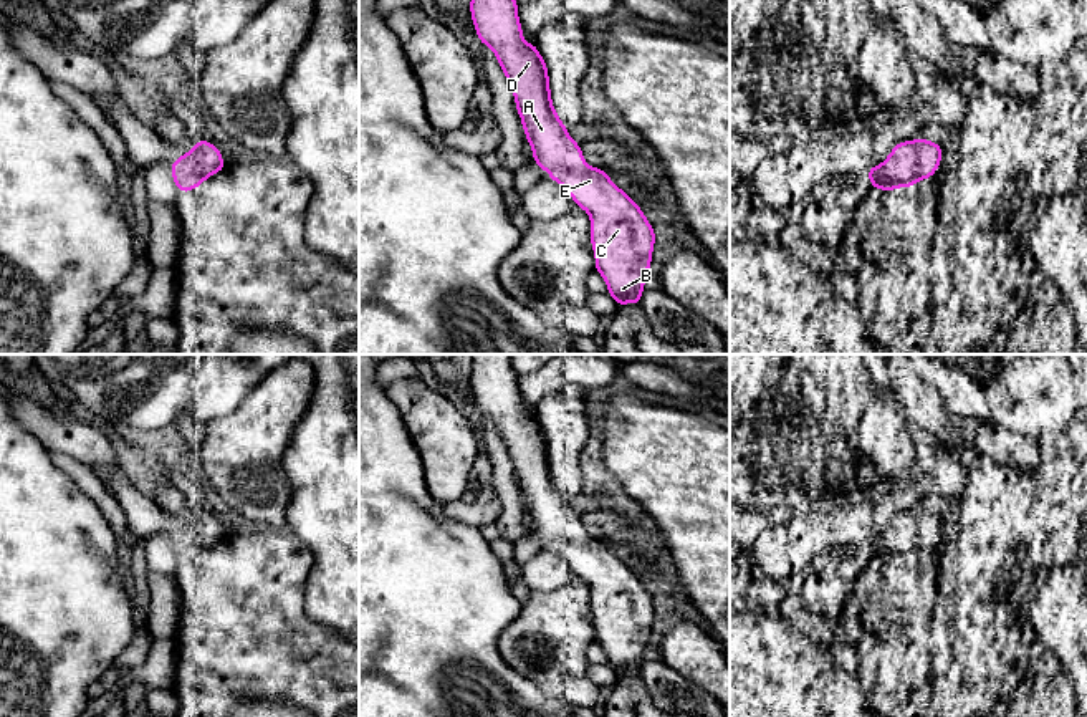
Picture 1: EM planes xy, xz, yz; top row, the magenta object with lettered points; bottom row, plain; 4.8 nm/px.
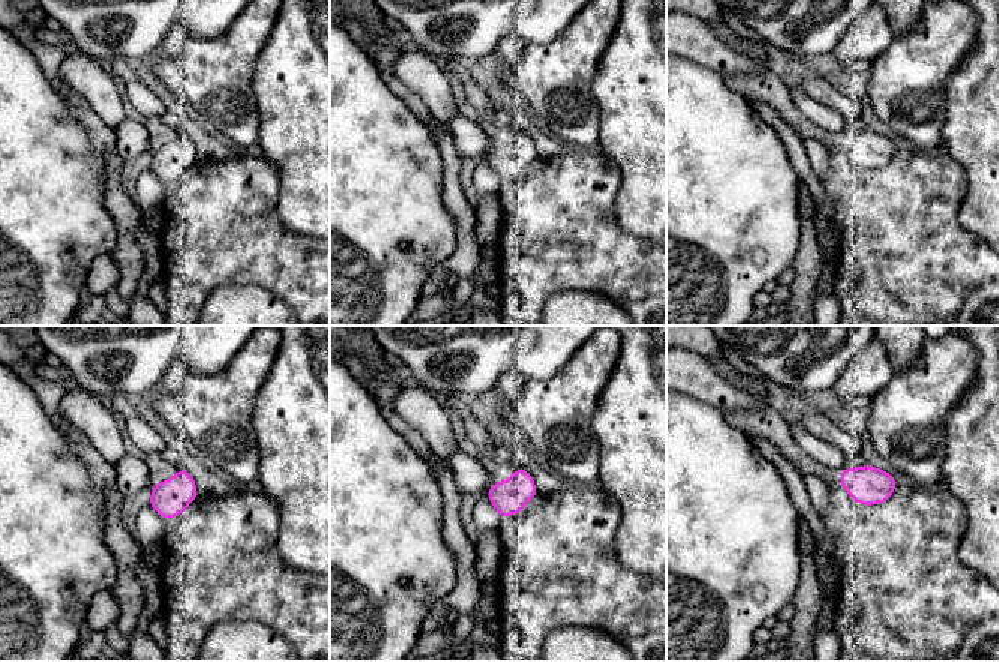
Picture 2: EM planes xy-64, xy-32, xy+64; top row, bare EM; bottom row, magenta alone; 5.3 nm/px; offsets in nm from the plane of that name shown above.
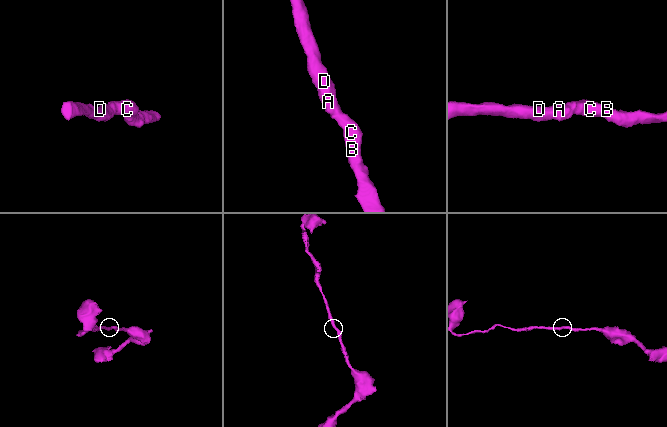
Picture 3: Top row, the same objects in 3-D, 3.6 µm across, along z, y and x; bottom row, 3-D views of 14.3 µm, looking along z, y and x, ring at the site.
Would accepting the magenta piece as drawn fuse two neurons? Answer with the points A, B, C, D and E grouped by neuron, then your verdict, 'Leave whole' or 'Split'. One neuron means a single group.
Groups: A B C D E. Leave whole

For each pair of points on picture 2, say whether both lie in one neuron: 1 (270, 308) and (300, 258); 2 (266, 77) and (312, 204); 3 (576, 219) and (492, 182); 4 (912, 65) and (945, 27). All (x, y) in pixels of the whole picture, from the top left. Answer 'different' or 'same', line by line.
1: different
2: same
3: different
4: same

